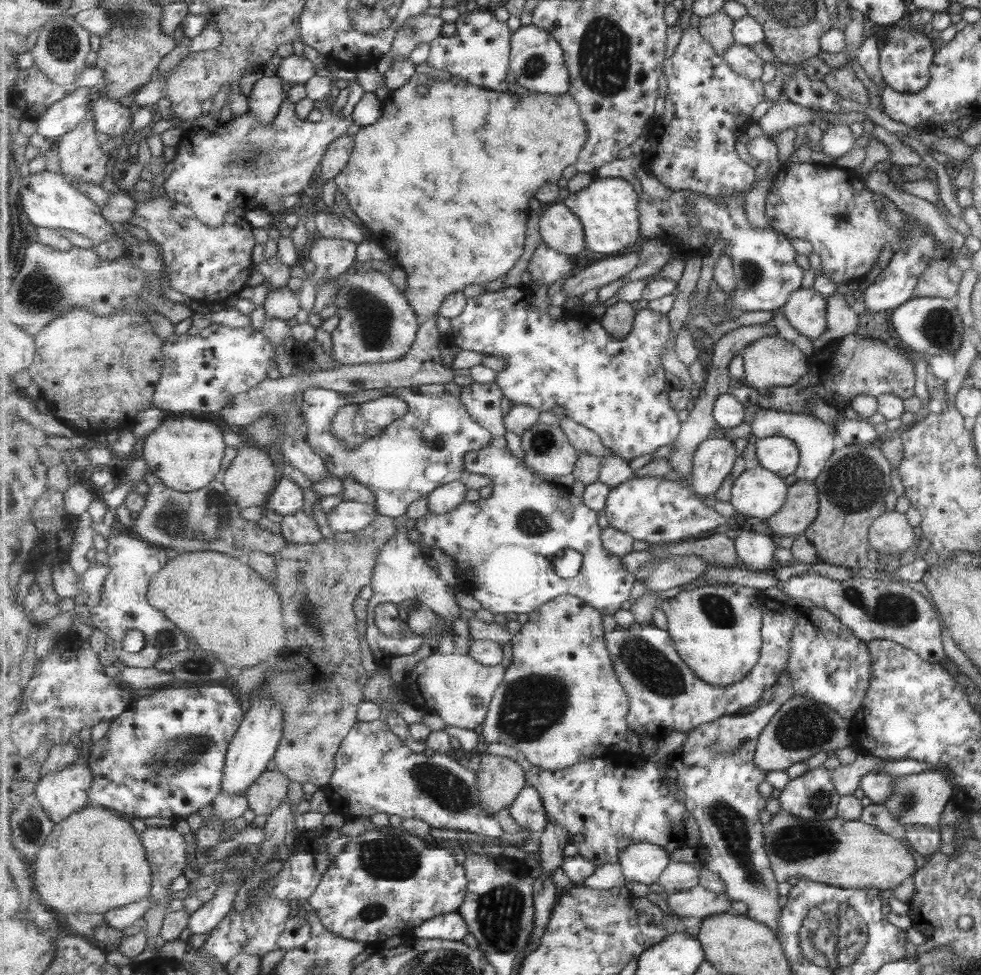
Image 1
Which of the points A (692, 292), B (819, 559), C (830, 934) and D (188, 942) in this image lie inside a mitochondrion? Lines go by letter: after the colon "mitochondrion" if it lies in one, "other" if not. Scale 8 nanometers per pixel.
A: other
B: other
C: mitochondrion
D: other

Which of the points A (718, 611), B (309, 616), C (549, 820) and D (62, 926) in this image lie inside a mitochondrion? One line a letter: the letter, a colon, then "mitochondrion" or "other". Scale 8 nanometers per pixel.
A: mitochondrion
B: mitochondrion
C: other
D: other

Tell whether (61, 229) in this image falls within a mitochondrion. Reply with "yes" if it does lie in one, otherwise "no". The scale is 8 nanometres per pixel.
no

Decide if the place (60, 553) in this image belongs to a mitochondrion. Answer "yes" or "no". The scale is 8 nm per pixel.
no

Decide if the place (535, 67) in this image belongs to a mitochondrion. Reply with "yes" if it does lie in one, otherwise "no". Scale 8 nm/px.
yes

